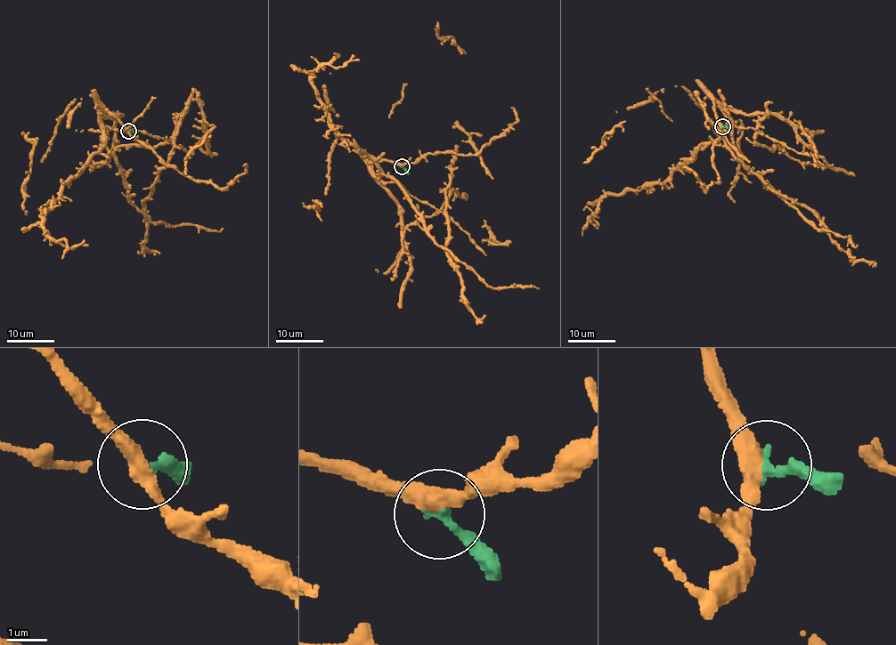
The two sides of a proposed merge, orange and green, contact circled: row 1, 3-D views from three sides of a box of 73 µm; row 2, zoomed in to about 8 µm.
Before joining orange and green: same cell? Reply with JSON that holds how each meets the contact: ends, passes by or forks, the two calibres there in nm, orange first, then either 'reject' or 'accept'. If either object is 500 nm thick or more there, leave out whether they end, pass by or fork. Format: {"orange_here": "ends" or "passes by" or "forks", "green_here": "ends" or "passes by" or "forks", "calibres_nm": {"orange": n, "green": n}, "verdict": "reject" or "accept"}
{"orange_here": "passes by", "green_here": "ends", "calibres_nm": {"orange": 400, "green": 280}, "verdict": "accept"}

